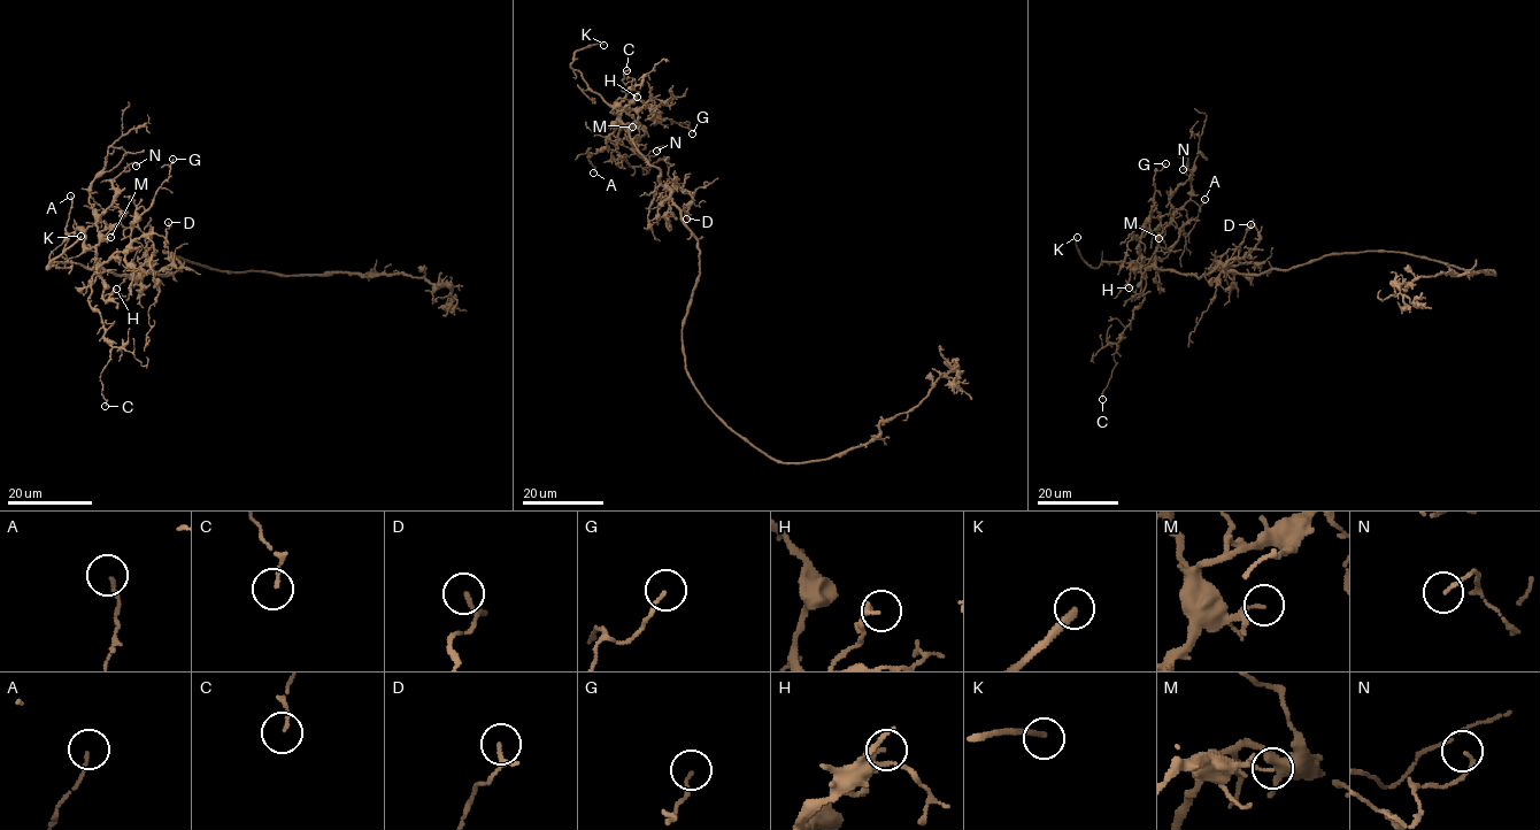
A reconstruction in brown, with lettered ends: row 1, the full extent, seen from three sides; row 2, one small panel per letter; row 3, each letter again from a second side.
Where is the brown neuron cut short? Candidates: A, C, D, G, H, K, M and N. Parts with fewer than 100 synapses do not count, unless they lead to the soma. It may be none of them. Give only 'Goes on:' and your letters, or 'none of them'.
Goes on: K

